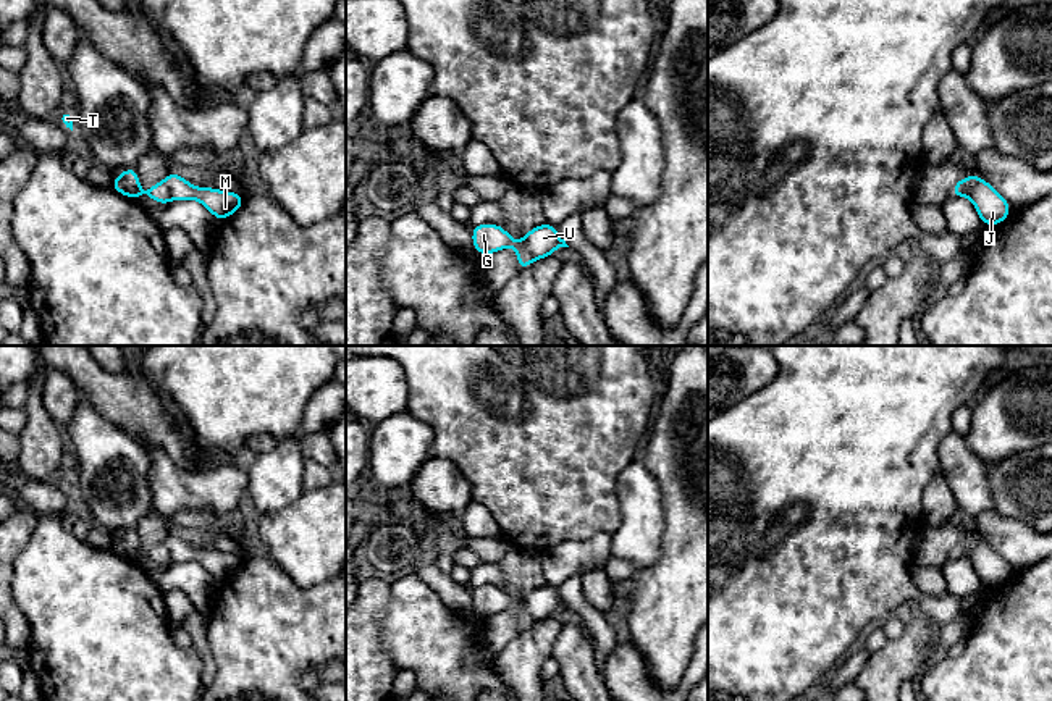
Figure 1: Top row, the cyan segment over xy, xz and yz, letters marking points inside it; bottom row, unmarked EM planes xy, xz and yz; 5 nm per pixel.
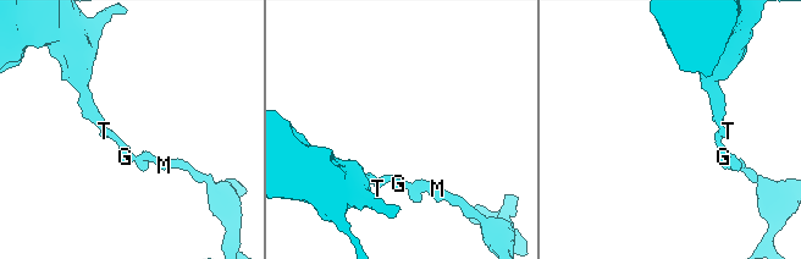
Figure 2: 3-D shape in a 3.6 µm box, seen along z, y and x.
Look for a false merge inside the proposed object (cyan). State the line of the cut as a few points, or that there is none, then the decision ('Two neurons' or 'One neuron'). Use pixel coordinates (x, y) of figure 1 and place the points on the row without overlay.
Split along xy (164, 543), (173, 561). Two neurons

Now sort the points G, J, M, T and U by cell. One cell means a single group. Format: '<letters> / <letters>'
G J T / M U

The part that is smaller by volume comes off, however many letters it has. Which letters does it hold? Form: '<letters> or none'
M, U

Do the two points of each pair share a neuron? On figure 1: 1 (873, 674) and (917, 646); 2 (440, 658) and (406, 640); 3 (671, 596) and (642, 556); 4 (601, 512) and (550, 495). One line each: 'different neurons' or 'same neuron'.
1: same neuron
2: same neuron
3: different neurons
4: same neuron

